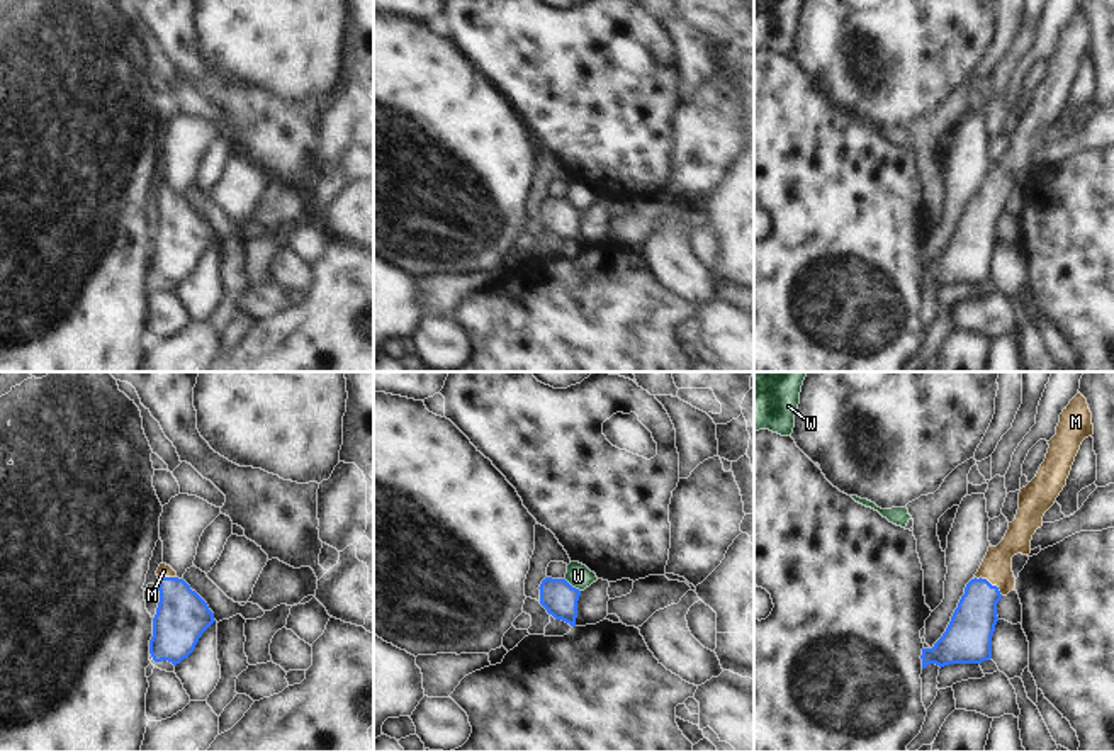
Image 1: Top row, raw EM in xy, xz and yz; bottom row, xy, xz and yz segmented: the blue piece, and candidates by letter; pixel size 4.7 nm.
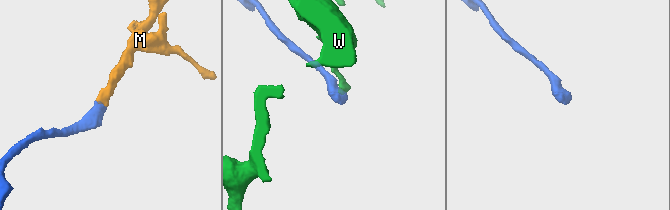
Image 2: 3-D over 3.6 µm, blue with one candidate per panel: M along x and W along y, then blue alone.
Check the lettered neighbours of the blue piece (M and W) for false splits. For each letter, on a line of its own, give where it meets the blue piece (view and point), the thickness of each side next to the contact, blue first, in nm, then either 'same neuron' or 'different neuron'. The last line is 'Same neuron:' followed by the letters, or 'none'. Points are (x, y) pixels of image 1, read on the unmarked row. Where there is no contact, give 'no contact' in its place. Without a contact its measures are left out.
M: contact yz (989, 202); calibres 220 and 140 nm; same neuron
W: contact xz (571, 206); calibres 170 and 110 nm; different neuron
Same neuron: M

